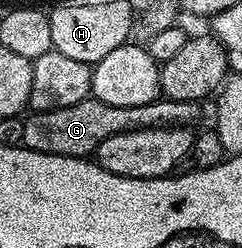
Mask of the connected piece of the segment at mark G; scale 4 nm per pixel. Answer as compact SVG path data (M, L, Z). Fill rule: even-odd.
M89 99L82 103L74 103L74 107L58 107L54 111L41 113L32 111L24 117L23 148L46 155L88 159L95 154L99 145L110 139L110 135L135 129L188 127L193 124L191 121L199 119L200 108L201 106L195 101L157 99L142 107L110 107L110 103Z

